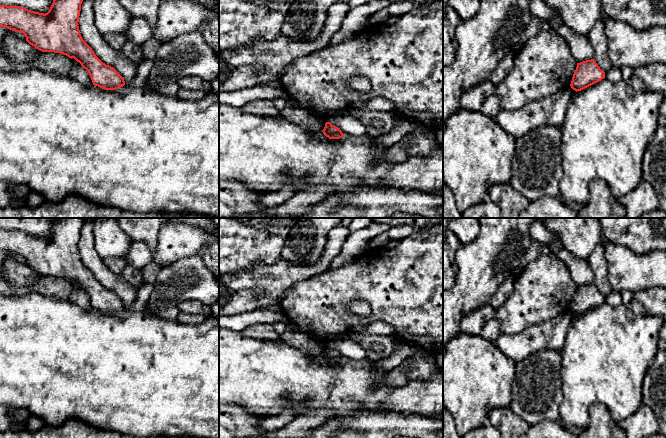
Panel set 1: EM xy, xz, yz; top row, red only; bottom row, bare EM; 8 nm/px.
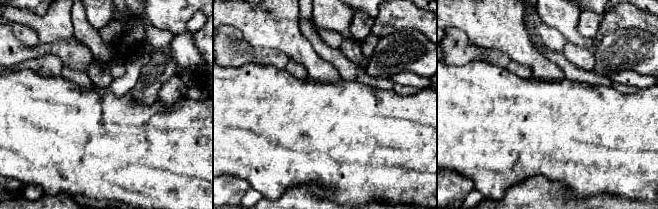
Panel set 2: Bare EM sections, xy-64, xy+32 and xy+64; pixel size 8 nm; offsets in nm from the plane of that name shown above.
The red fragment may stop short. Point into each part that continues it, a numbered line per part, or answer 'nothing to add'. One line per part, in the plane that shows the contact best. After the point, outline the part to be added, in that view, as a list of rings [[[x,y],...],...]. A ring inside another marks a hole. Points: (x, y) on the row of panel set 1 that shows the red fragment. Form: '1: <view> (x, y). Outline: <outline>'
nothing to add

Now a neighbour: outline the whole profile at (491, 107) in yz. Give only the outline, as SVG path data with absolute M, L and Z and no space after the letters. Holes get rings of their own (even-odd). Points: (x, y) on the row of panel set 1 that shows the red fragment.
M493 94L485 98L481 112L494 119L500 109L499 98L496 94Z

